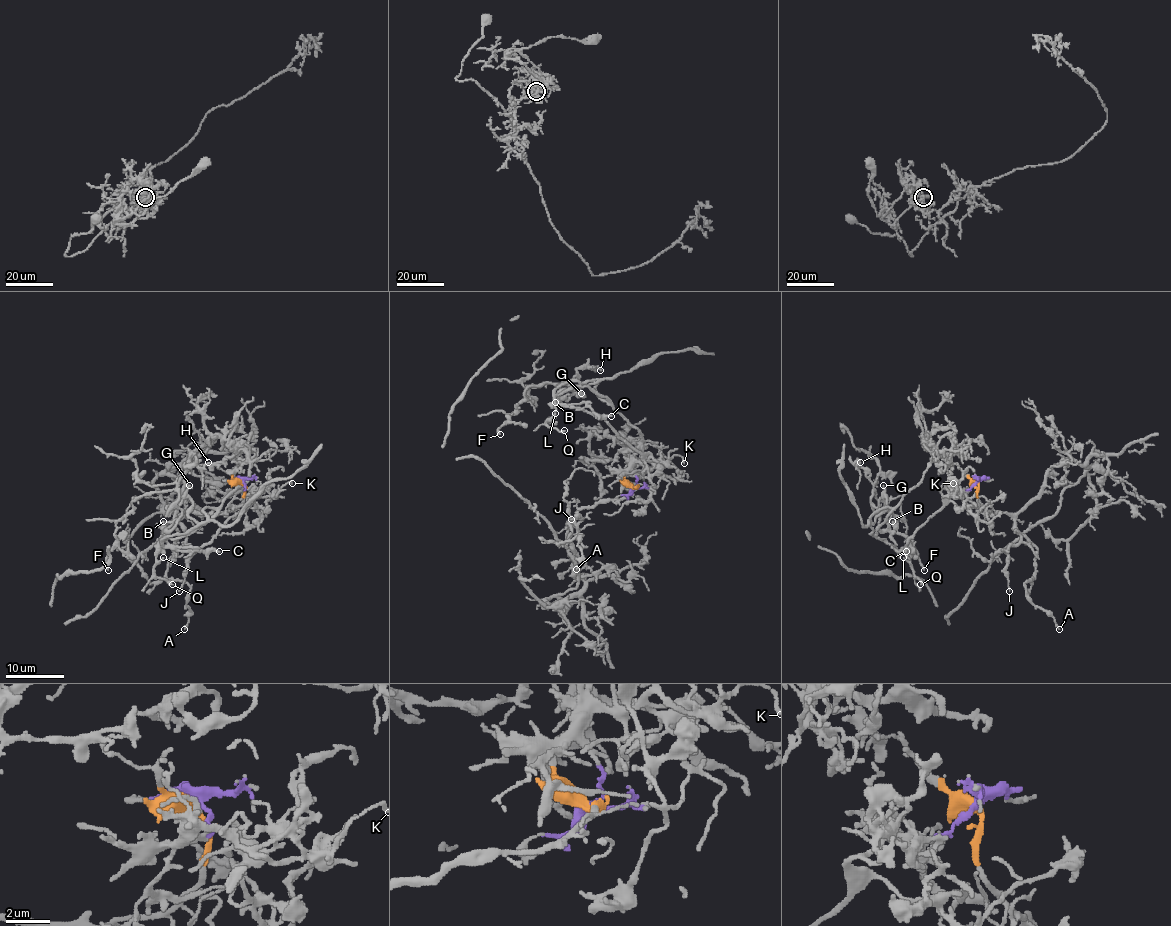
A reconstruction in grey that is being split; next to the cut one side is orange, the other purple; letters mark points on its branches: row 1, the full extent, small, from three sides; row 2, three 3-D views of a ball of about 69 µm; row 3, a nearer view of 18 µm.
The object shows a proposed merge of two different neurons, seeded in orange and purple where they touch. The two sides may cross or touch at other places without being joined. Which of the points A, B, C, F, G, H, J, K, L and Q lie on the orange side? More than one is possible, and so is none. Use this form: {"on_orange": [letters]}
{"on_orange": ["A", "J"]}

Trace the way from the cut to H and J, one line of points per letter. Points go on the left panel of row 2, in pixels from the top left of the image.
H: (241, 482), (257, 496), (250, 504), (207, 542), (175, 550), (177, 482), (209, 462)
J: (241, 482), (244, 500), (232, 510), (184, 512), (178, 517), (190, 548), (187, 573), (178, 591)

